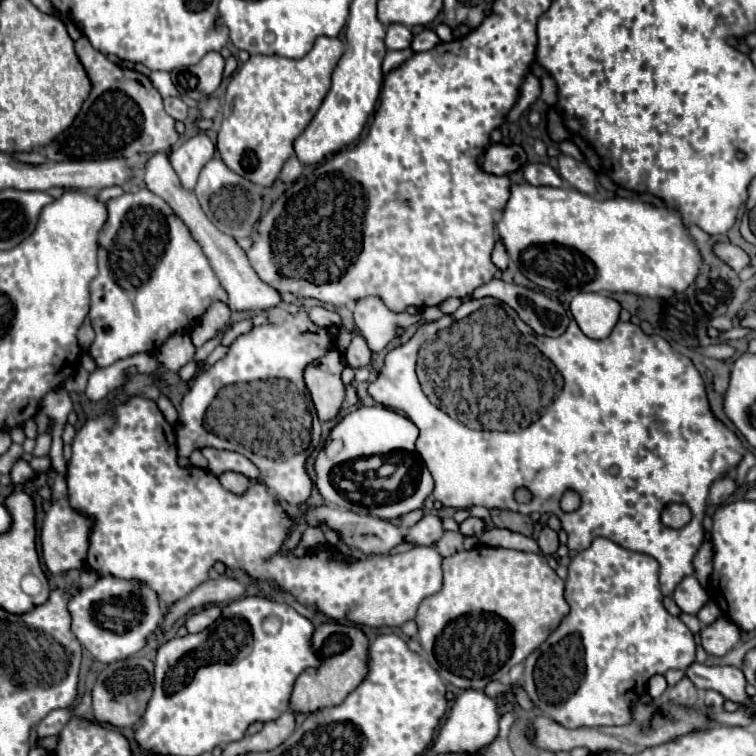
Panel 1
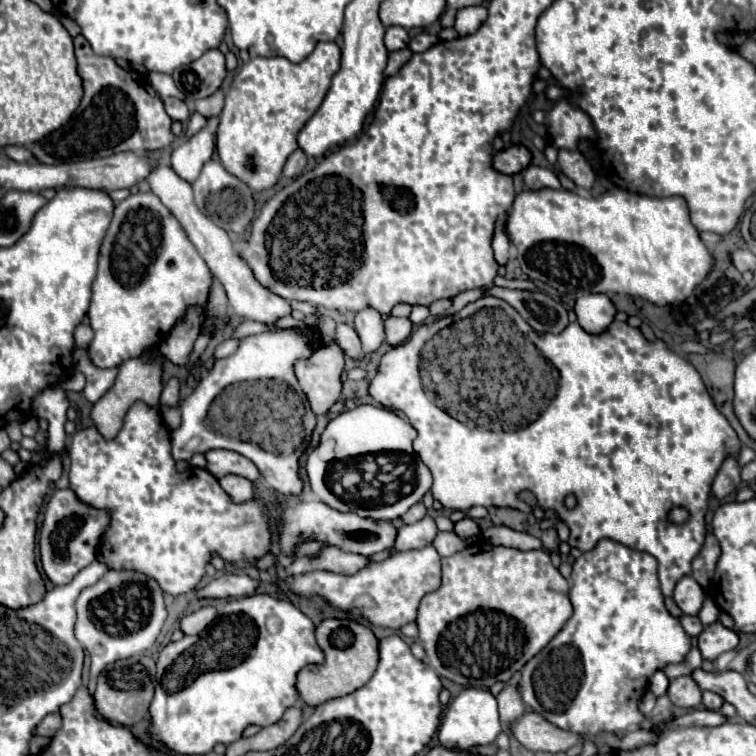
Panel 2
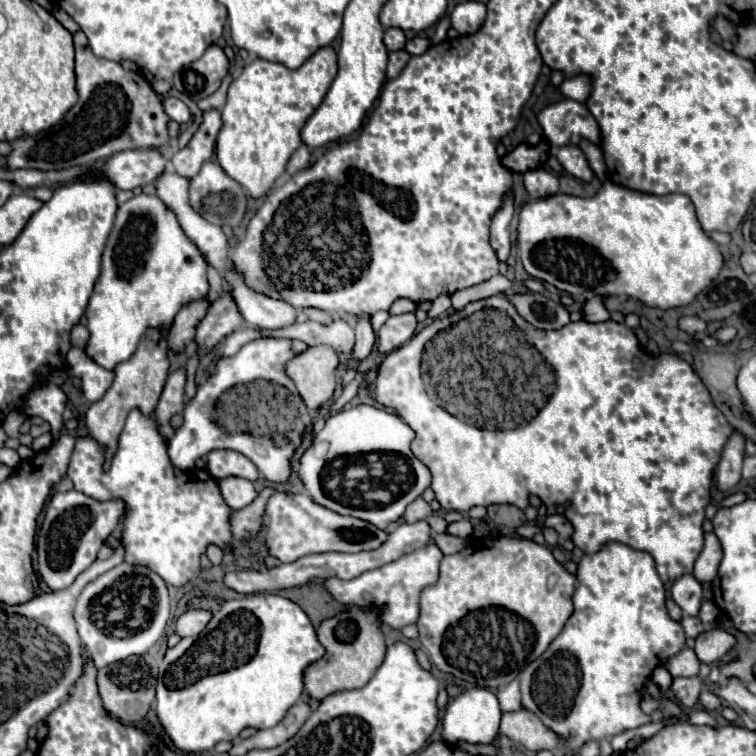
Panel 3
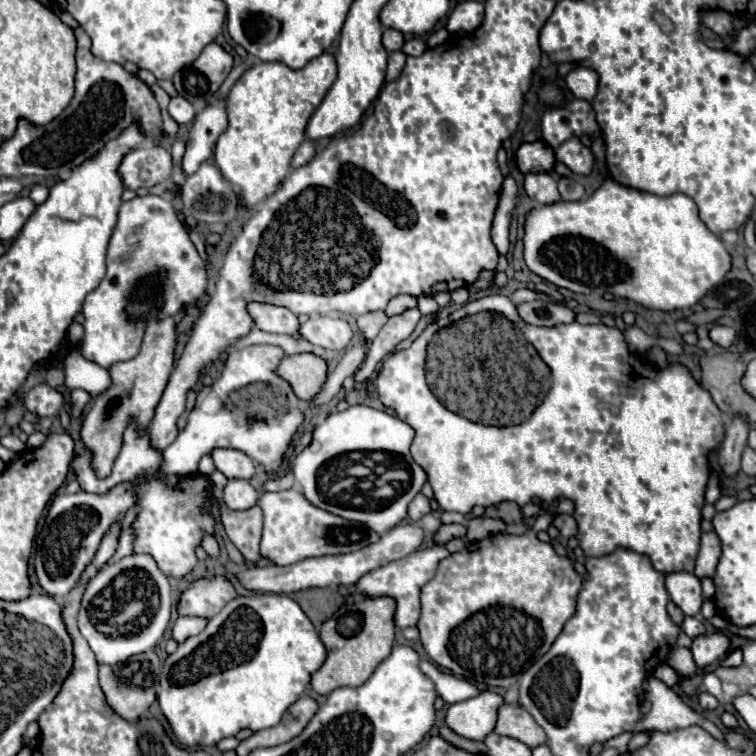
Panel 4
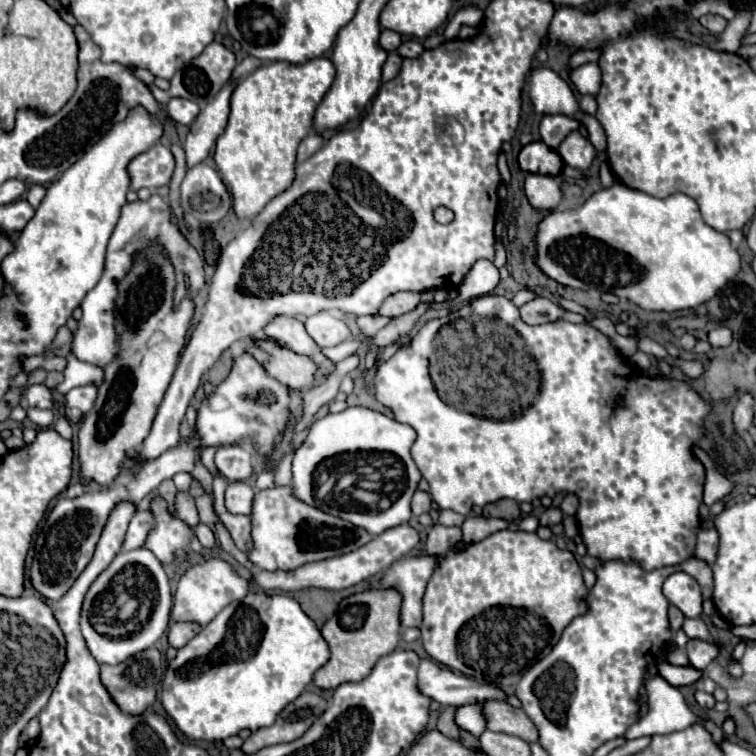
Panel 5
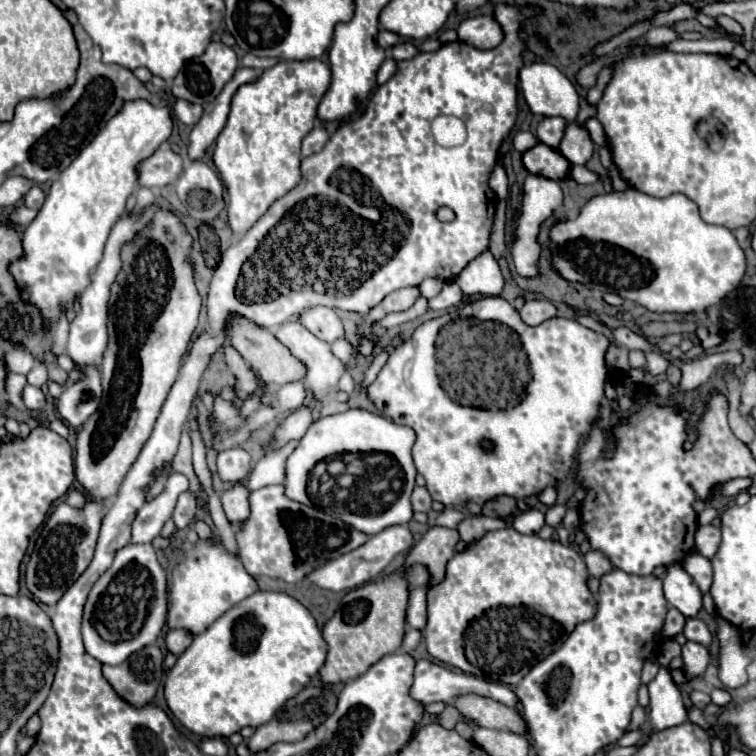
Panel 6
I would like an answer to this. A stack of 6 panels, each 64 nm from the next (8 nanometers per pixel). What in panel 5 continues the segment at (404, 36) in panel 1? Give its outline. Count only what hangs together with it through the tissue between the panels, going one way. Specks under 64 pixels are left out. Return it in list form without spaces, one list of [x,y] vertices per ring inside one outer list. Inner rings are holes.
[[[382,30],[382,34],[380,34],[380,46],[386,52],[394,52],[400,46],[400,42],[402,42],[400,34],[396,34],[394,30]]]

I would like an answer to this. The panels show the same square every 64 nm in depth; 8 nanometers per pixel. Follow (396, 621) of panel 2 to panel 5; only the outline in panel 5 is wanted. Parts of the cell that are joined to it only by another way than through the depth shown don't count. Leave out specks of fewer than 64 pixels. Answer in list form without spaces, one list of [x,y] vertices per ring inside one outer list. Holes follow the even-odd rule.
[[[412,556],[396,560],[382,576],[380,588],[392,586],[400,590],[402,594],[402,614],[400,622],[402,626],[414,626],[420,628],[422,624],[422,596],[426,590],[426,584],[436,568],[436,562],[432,558],[424,556]]]

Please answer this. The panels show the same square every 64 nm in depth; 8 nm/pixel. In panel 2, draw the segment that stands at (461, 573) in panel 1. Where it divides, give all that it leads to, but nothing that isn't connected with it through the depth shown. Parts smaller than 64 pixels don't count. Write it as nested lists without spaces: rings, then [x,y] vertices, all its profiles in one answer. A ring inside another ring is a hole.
[[[506,546],[466,548],[450,558],[442,558],[442,584],[438,590],[426,594],[418,608],[420,644],[426,650],[426,662],[438,676],[444,676],[462,686],[488,690],[496,682],[508,682],[512,674],[534,658],[572,616],[568,598],[570,582],[552,564],[550,554],[540,550],[516,550]]]

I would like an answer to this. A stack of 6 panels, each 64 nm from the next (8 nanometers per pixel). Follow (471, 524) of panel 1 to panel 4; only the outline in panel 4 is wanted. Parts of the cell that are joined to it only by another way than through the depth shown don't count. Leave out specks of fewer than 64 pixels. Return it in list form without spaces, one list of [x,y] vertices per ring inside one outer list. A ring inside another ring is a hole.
[[[442,524],[438,532],[434,534],[434,542],[438,546],[444,546],[452,538],[462,538],[466,536],[466,526],[464,524]]]

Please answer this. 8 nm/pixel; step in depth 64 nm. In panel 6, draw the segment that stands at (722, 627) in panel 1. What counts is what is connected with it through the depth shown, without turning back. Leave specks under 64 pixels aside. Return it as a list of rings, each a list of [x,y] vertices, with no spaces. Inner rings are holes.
[[[686,642],[682,646],[682,660],[684,660],[682,672],[684,672],[686,680],[694,680],[704,674],[706,666],[710,662],[710,652],[708,652],[708,648],[704,648],[696,642]]]

